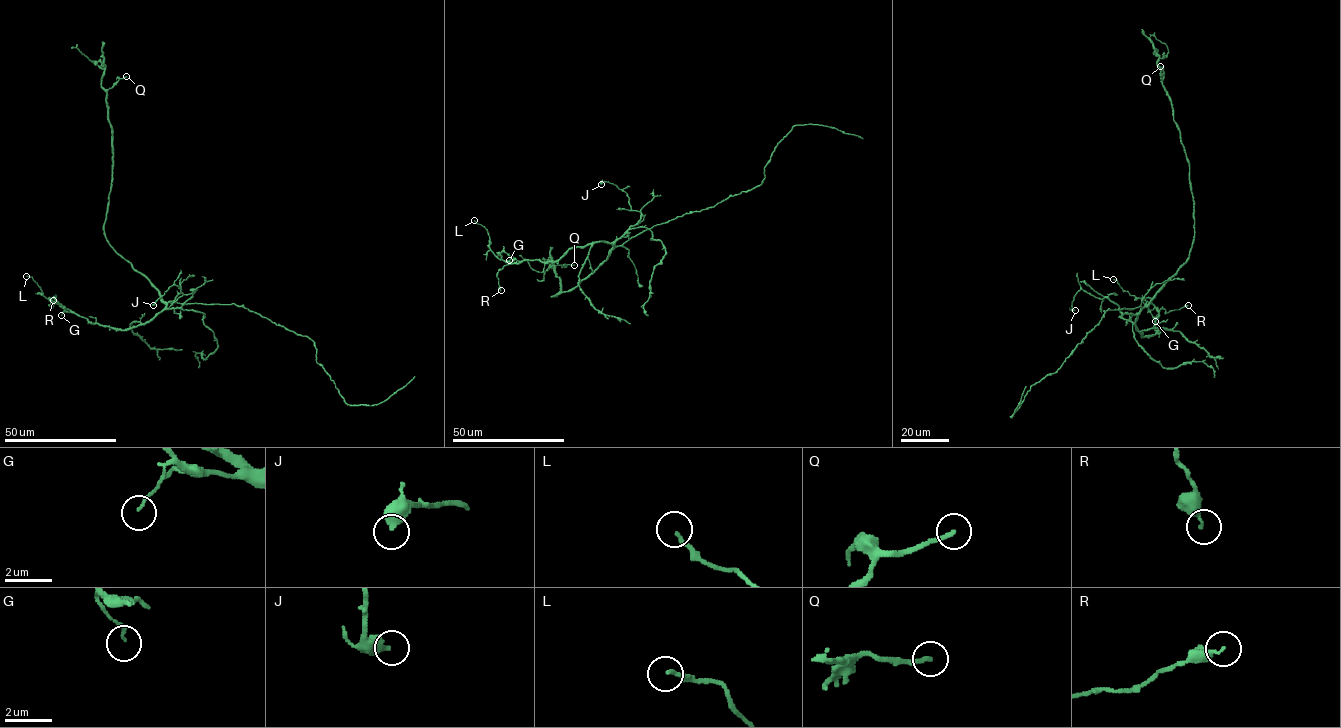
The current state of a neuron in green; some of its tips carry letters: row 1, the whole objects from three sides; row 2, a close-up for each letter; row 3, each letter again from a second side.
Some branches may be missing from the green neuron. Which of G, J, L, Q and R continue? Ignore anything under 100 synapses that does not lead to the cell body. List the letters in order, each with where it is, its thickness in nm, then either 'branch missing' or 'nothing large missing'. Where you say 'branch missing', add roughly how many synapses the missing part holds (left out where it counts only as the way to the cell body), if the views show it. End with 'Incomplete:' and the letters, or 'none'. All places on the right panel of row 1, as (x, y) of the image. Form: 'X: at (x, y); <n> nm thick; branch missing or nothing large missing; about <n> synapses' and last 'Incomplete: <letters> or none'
G: at (1155, 321); 110 nm thick; nothing large missing
J: at (1075, 310); 480 nm thick; nothing large missing
L: at (1113, 279); 140 nm thick; nothing large missing
Q: at (1160, 66); 190 nm thick; nothing large missing
R: at (1188, 305); 280 nm thick; nothing large missing
Incomplete: none

